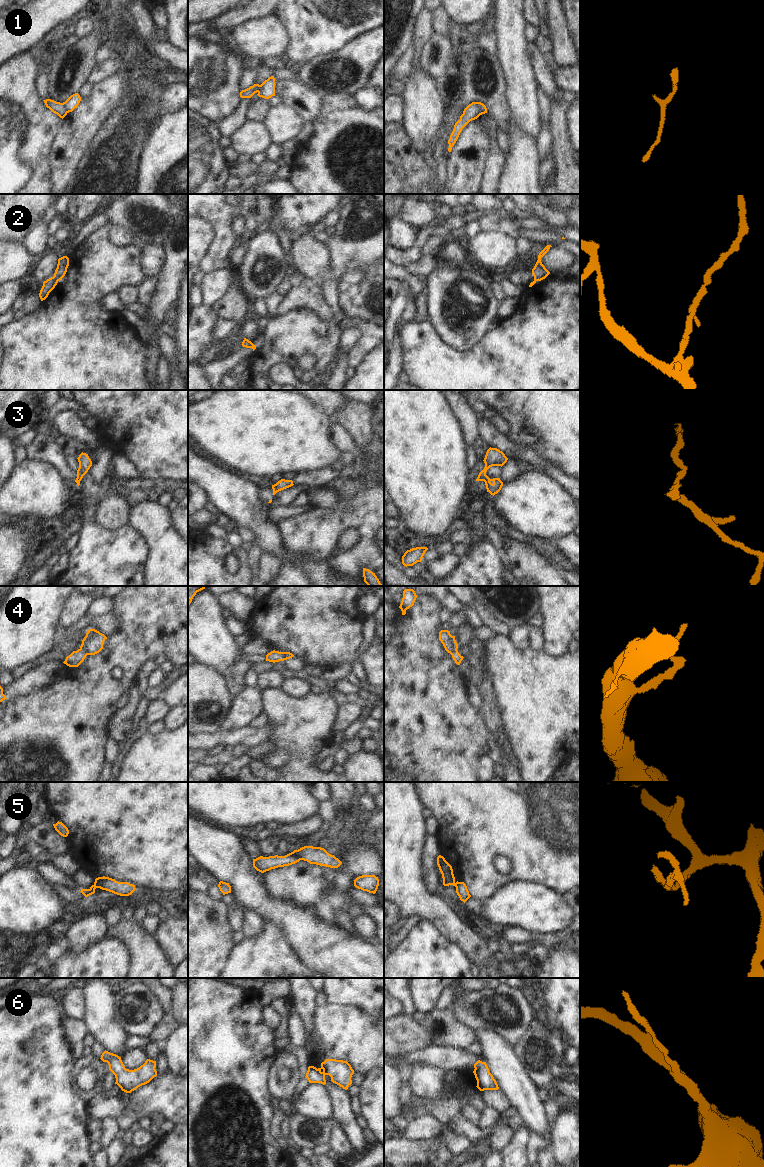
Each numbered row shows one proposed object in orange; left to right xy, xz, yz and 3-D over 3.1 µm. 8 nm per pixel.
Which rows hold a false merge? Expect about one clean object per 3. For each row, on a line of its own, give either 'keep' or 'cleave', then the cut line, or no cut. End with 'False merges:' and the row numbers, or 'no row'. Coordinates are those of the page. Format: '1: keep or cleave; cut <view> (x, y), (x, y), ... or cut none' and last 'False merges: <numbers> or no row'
1: cleave; cut yz (475, 102), (481, 114)
2: keep; cut none
3: cleave; cut yz (486, 475), (484, 481)
4: cleave; cut xz (280, 652), (284, 659)
5: cleave; cut xz (289, 853), (300, 859)
6: keep; cut none
False merges: 1, 3, 4, 5

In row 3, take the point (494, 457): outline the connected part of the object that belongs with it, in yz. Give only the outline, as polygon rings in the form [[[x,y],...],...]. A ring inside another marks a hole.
[[[489,448],[486,452],[484,463],[484,469],[479,473],[476,481],[485,481],[486,472],[492,466],[503,466],[507,462],[508,458],[505,454],[497,448]]]

